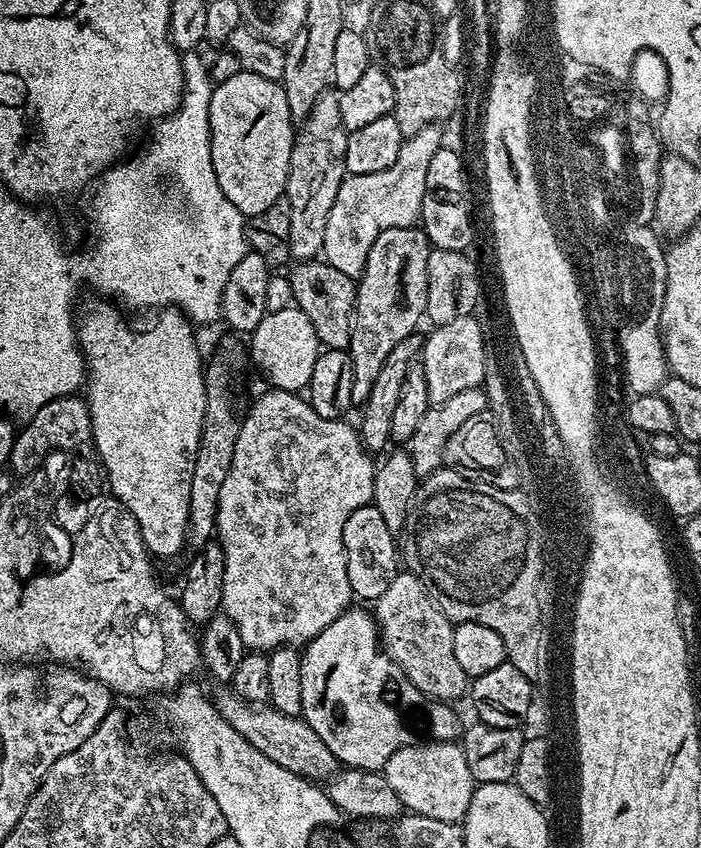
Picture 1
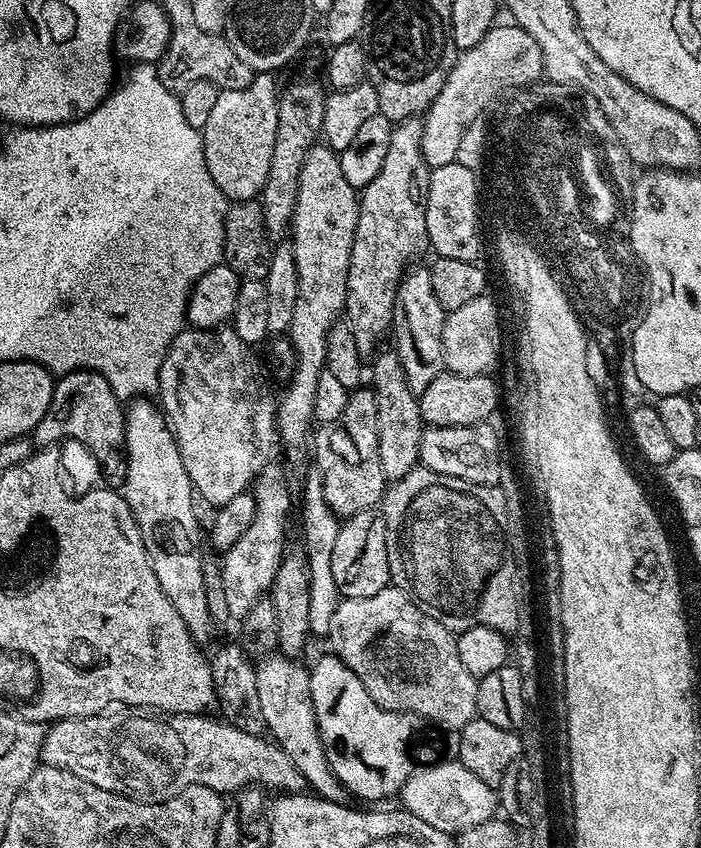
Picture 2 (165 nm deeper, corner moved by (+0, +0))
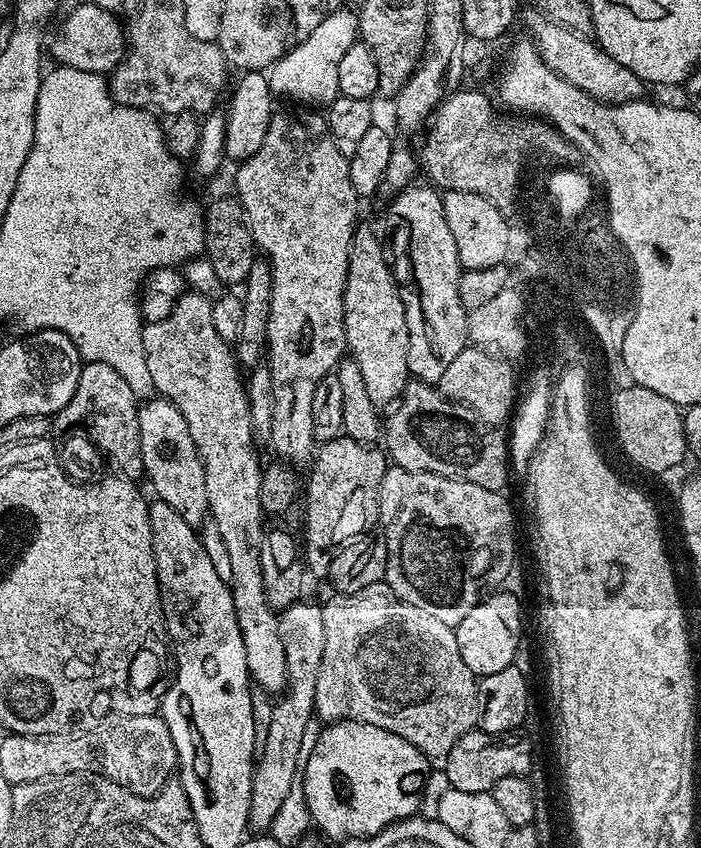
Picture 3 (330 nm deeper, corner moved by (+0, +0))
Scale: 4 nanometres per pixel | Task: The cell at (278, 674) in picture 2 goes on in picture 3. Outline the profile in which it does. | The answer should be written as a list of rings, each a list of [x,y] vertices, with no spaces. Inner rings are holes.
[[[191,290],[185,291],[184,295],[179,296],[176,300],[176,305],[170,310],[170,314],[166,318],[162,318],[162,322],[154,322],[153,324],[145,323],[144,333],[142,334],[142,346],[146,350],[146,366],[150,370],[150,378],[152,379],[152,387],[163,399],[170,401],[174,406],[178,406],[178,410],[182,414],[182,418],[186,418],[186,426],[190,426],[190,438],[194,438],[194,446],[198,450],[198,454],[202,458],[202,466],[206,470],[206,498],[208,499],[208,515],[210,522],[218,530],[218,534],[222,534],[222,542],[226,542],[226,550],[230,557],[230,574],[232,575],[230,587],[232,589],[232,601],[234,602],[234,614],[238,622],[238,630],[242,630],[242,646],[246,646],[246,666],[248,667],[248,675],[251,683],[257,689],[260,689],[267,694],[280,694],[288,687],[288,671],[286,670],[286,650],[282,648],[282,634],[280,633],[280,618],[277,609],[271,608],[266,602],[266,590],[262,587],[262,538],[266,531],[266,513],[260,506],[260,477],[262,475],[262,463],[260,464],[260,456],[256,453],[258,439],[255,434],[255,428],[251,422],[251,406],[248,401],[248,390],[246,387],[245,377],[240,377],[242,365],[236,359],[236,354],[233,345],[222,338],[222,334],[218,334],[218,330],[214,330],[214,318],[212,317],[212,300],[207,296],[203,296],[201,292]]]

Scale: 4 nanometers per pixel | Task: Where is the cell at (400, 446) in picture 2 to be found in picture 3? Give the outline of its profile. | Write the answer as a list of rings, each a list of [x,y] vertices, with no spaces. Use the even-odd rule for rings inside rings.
[[[364,222],[357,223],[356,232],[352,235],[352,249],[350,250],[350,262],[348,263],[348,277],[346,278],[346,290],[344,291],[344,333],[346,334],[347,355],[358,362],[358,367],[362,370],[362,378],[366,382],[366,391],[370,393],[370,402],[374,402],[374,406],[381,410],[387,409],[389,406],[395,405],[400,399],[400,395],[404,393],[404,387],[408,385],[410,373],[408,371],[408,355],[410,354],[410,334],[406,330],[406,310],[404,309],[404,297],[402,289],[396,283],[396,277],[392,275],[391,263],[386,259],[386,248],[380,245],[380,236]]]

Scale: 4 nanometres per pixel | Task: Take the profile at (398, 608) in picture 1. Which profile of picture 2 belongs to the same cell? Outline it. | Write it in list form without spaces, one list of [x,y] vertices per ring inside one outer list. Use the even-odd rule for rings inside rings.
[[[389,586],[378,590],[378,594],[370,594],[370,598],[341,599],[334,610],[334,618],[330,618],[327,639],[332,640],[331,651],[346,662],[350,670],[354,670],[378,706],[391,712],[413,712],[425,722],[433,720],[453,730],[464,728],[466,722],[477,715],[478,680],[470,674],[470,670],[466,670],[466,666],[462,666],[456,636],[446,626],[426,615],[405,589]]]

